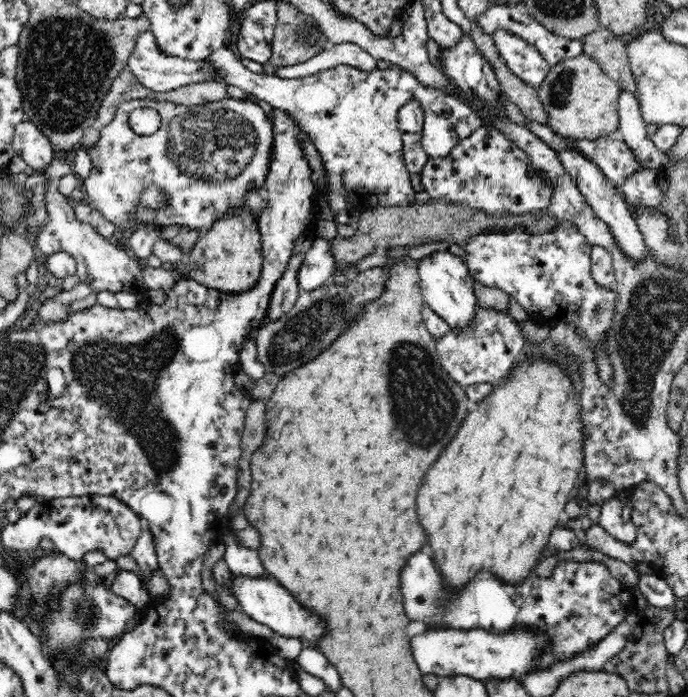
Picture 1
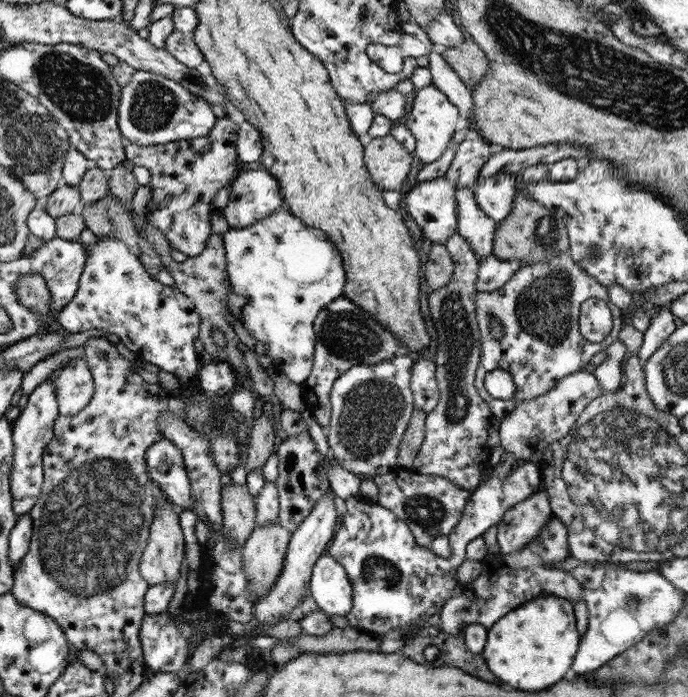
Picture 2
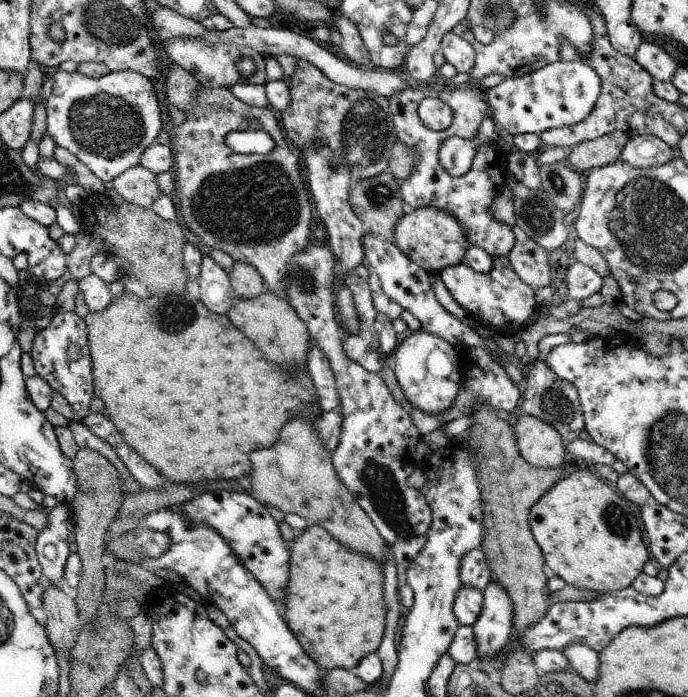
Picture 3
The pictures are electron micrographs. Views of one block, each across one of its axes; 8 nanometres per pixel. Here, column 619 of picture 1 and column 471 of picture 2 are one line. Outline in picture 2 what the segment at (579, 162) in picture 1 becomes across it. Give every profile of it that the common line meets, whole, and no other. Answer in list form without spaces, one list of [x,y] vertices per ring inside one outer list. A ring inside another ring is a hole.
[[[469,187],[456,190],[458,206],[457,233],[473,248],[477,259],[483,262],[493,253],[492,245],[497,222],[486,215],[474,198],[474,191]]]

